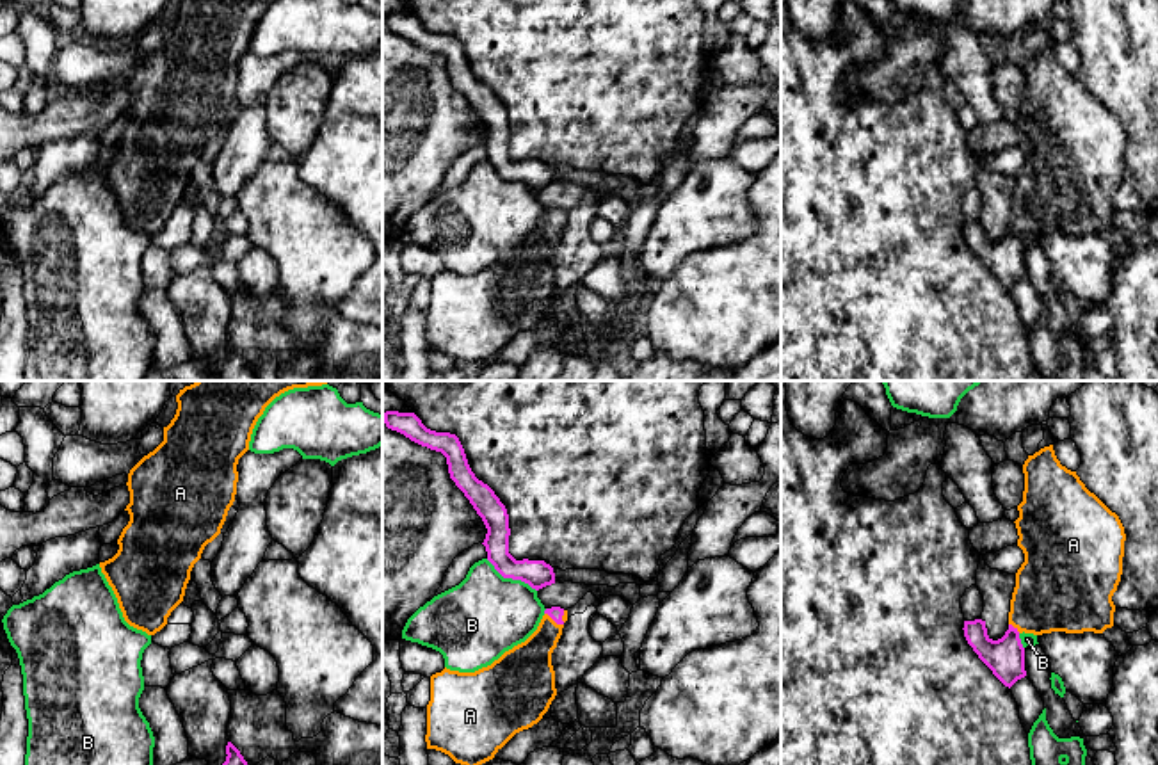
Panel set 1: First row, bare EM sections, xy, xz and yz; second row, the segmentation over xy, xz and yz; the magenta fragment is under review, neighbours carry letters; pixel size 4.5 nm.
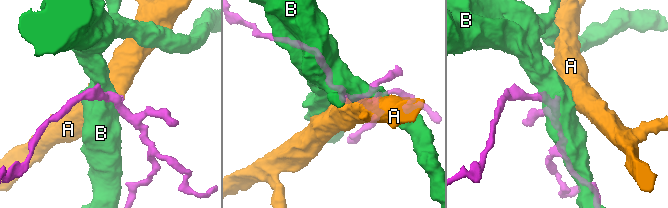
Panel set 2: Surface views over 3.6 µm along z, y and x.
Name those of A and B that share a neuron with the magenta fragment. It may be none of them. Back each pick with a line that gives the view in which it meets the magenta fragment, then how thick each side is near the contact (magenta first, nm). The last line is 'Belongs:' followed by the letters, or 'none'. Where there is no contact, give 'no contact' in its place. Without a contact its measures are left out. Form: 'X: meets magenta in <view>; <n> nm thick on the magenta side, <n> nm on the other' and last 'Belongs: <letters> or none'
A: meets magenta in xz; 60 nm thick on the magenta side, 220 nm on the other
Belongs: A

